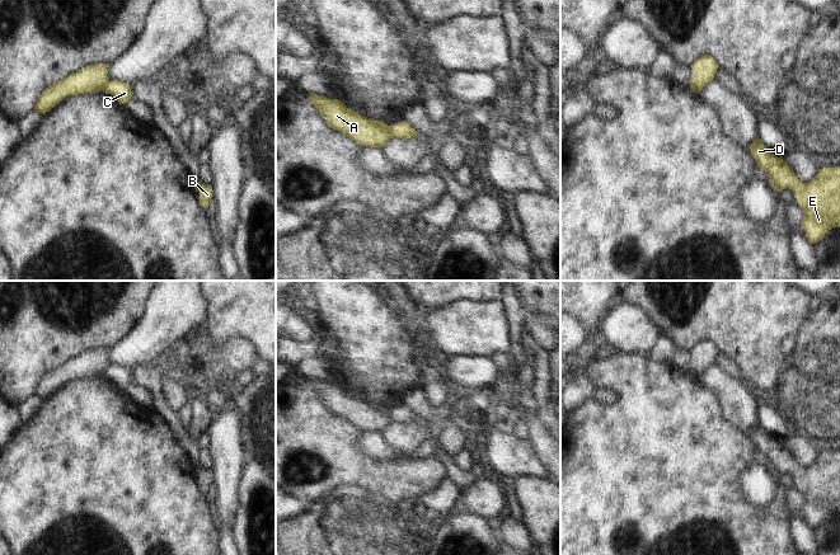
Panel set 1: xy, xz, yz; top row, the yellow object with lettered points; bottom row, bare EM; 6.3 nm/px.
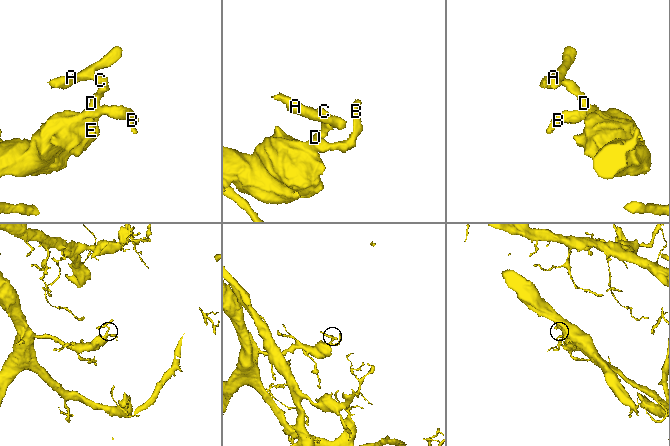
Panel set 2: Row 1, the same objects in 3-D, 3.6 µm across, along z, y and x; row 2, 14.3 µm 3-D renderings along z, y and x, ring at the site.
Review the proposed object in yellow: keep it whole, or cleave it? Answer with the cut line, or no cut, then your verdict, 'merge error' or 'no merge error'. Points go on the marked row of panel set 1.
cut xz (388, 126), (392, 136); merge error

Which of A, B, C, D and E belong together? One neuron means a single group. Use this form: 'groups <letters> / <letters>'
groups A / B C D E

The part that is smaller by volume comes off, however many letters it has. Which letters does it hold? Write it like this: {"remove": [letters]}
{"remove": ["A"]}

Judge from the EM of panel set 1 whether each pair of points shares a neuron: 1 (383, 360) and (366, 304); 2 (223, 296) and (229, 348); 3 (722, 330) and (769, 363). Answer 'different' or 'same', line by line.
1: same
2: different
3: same

